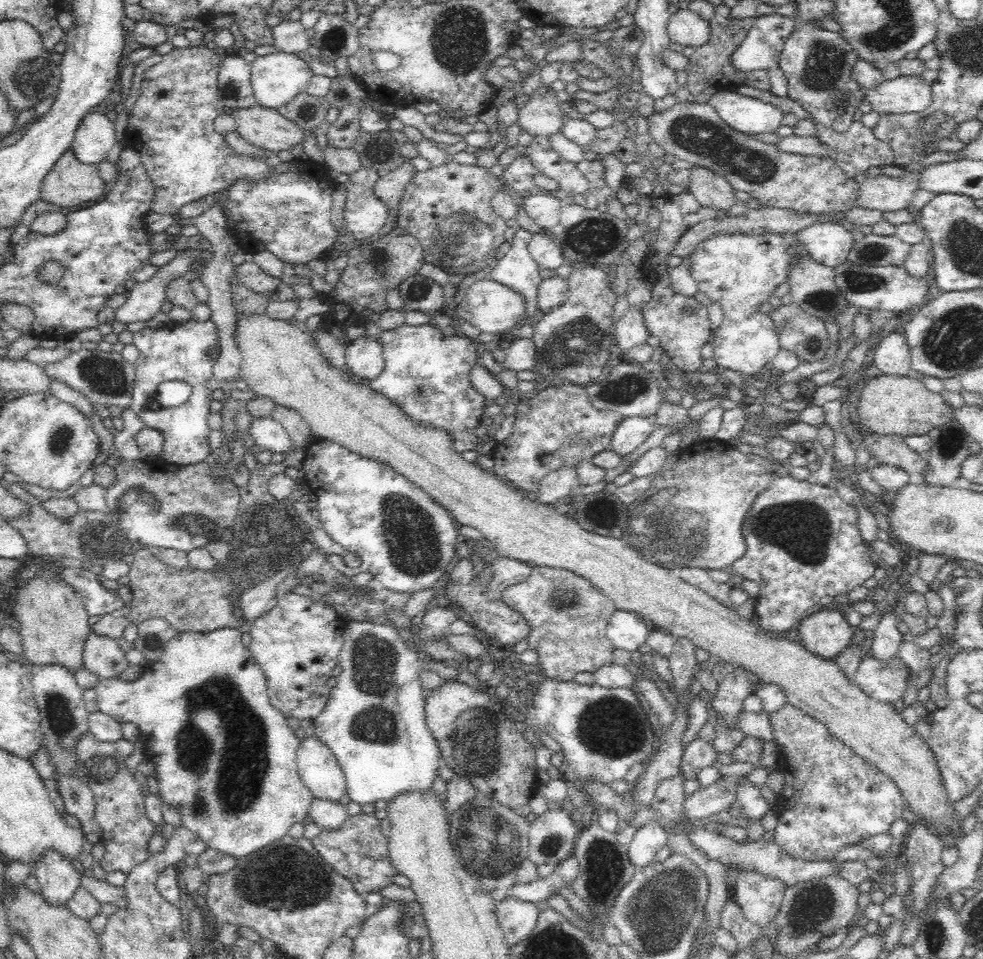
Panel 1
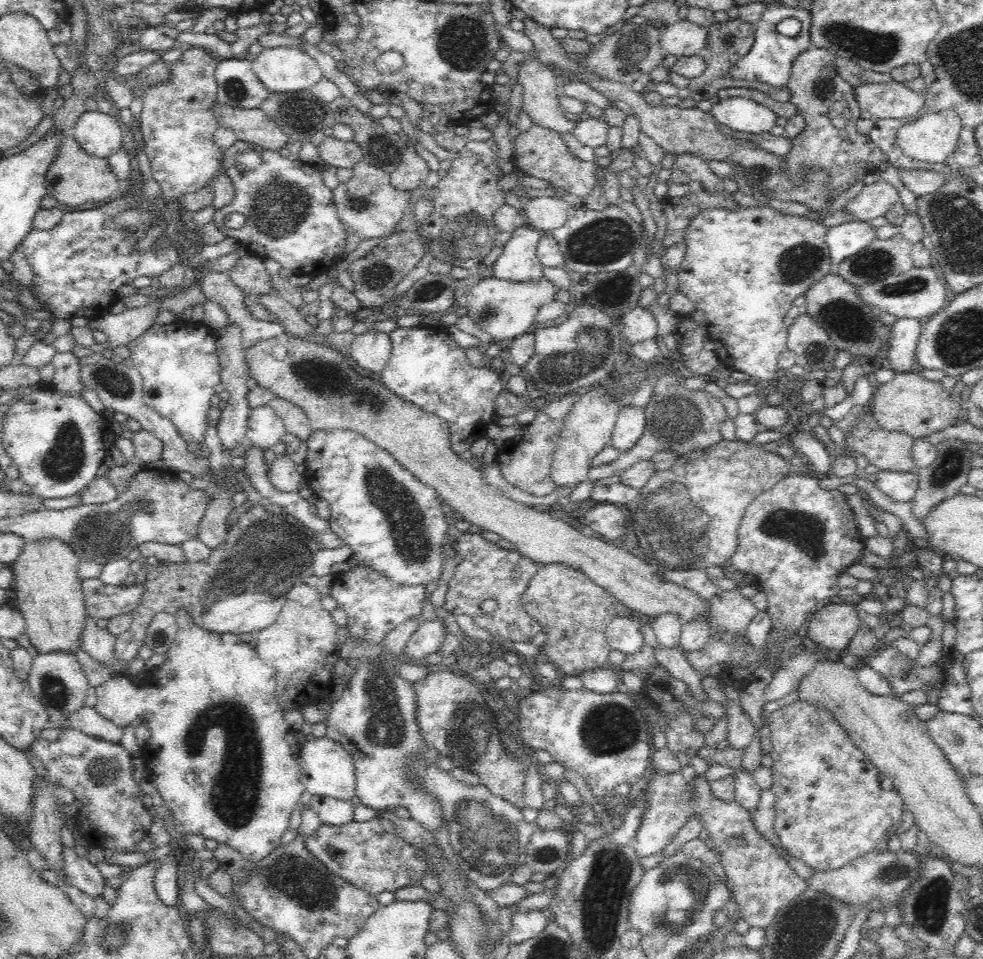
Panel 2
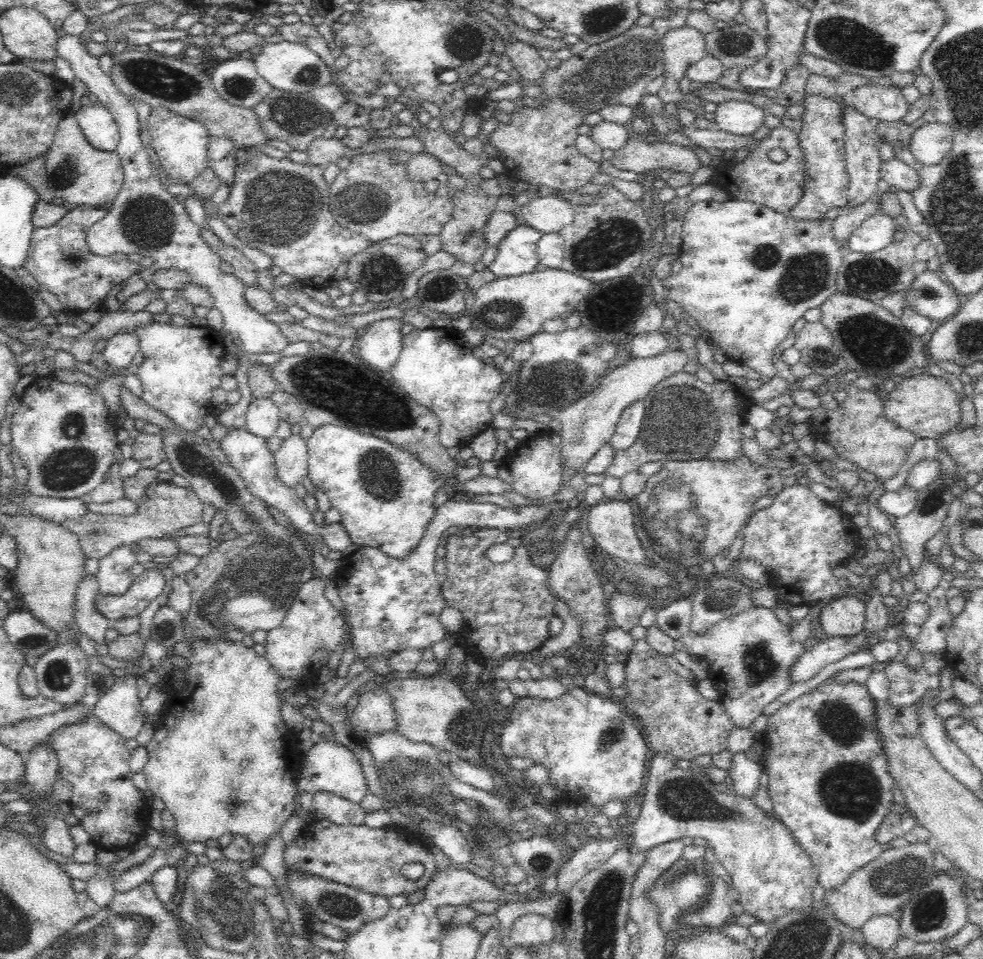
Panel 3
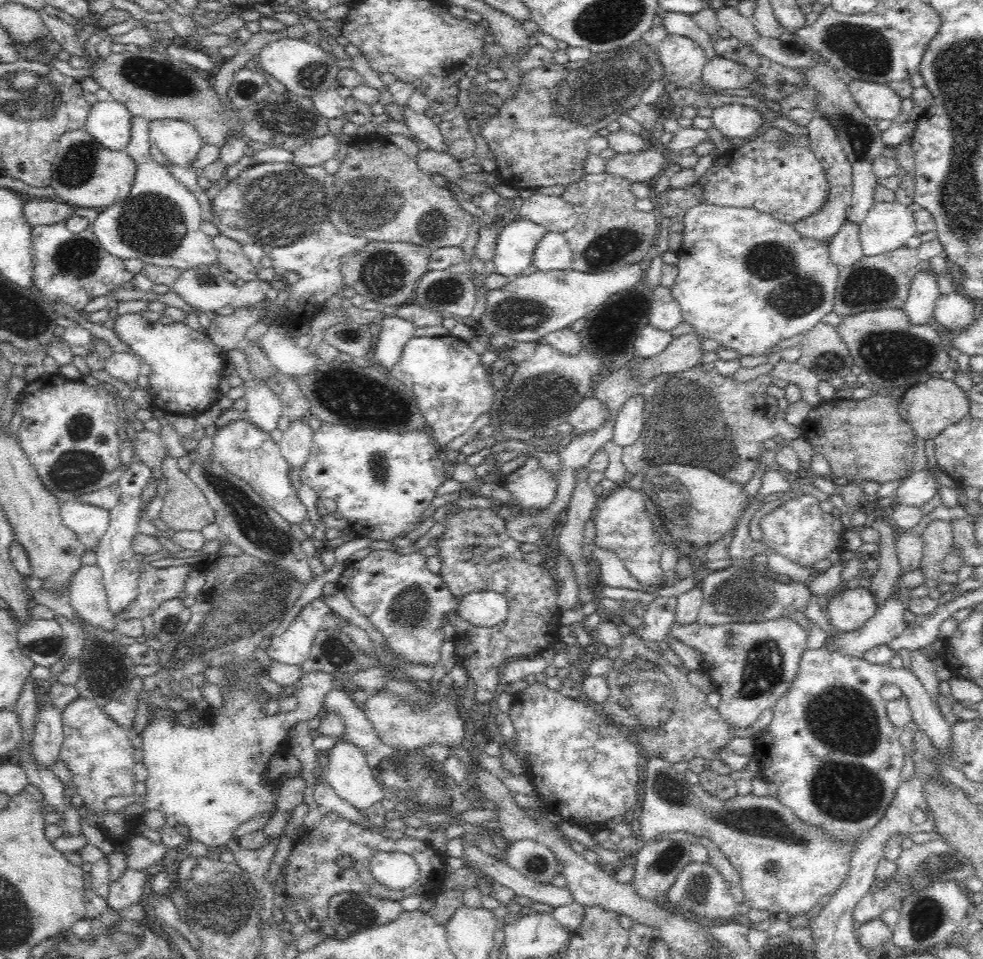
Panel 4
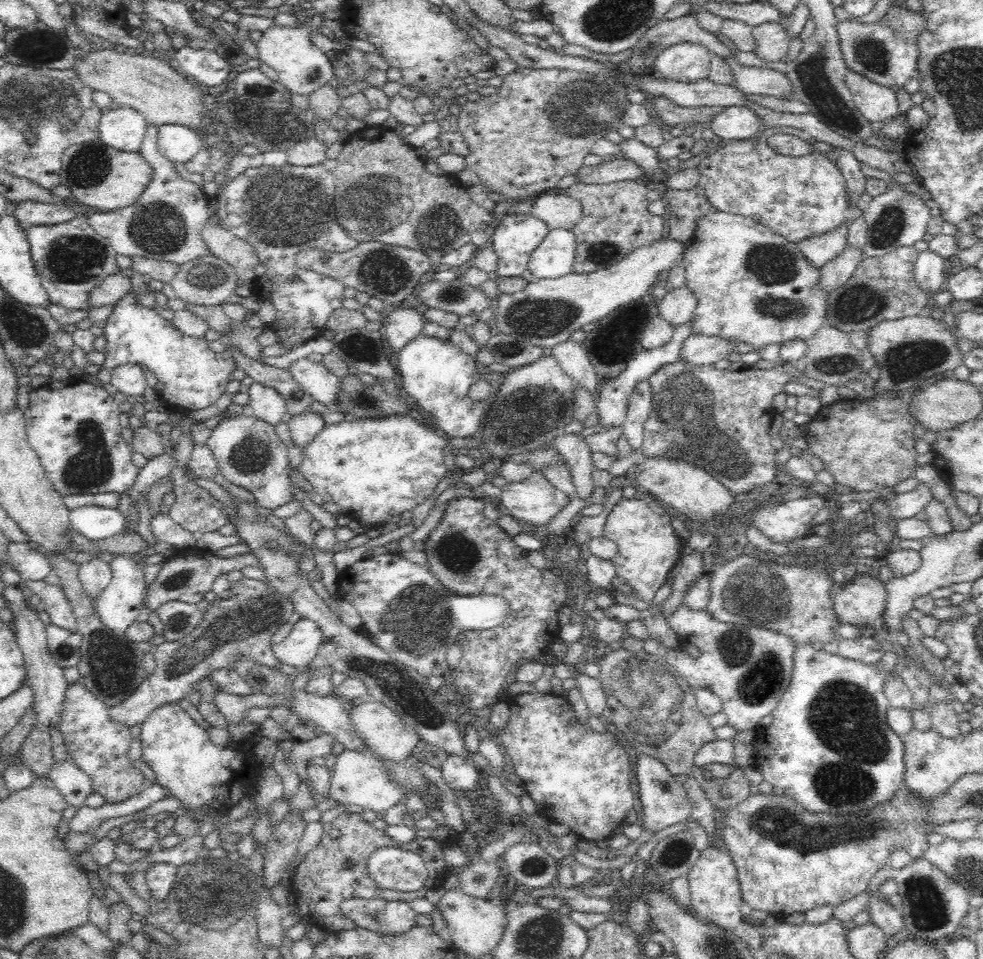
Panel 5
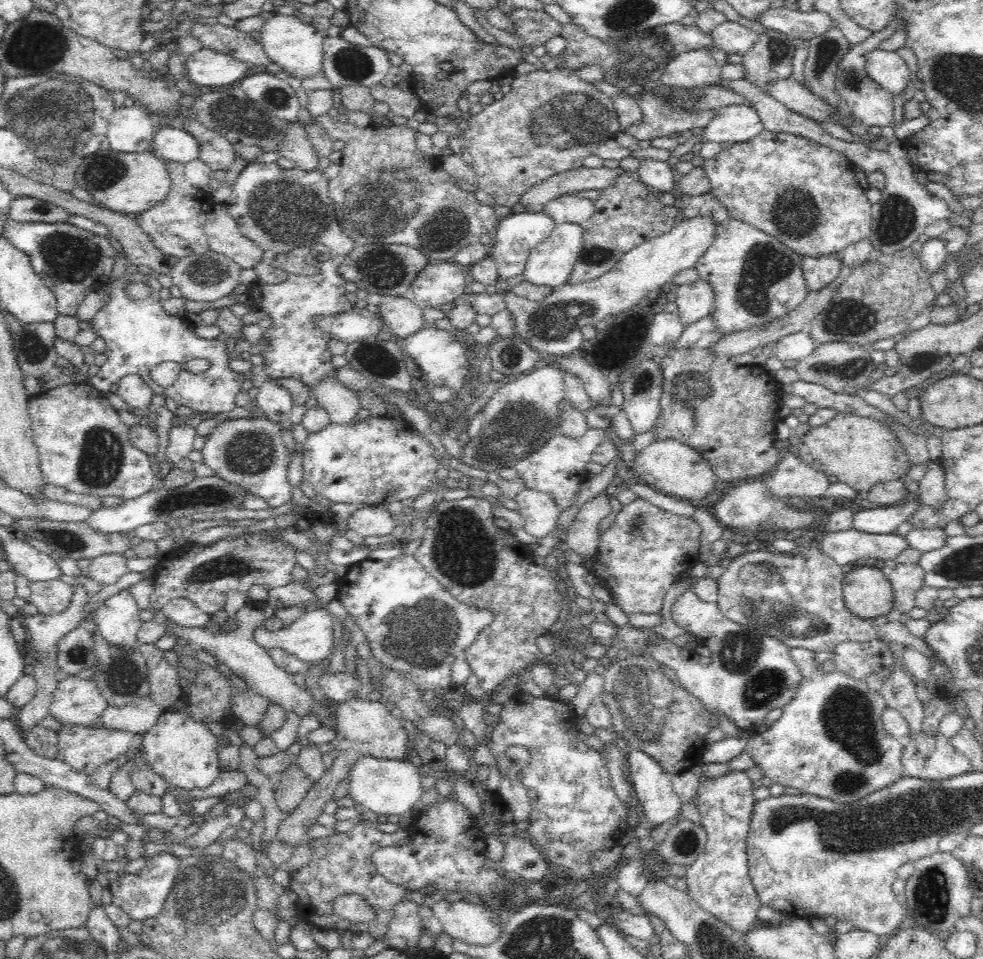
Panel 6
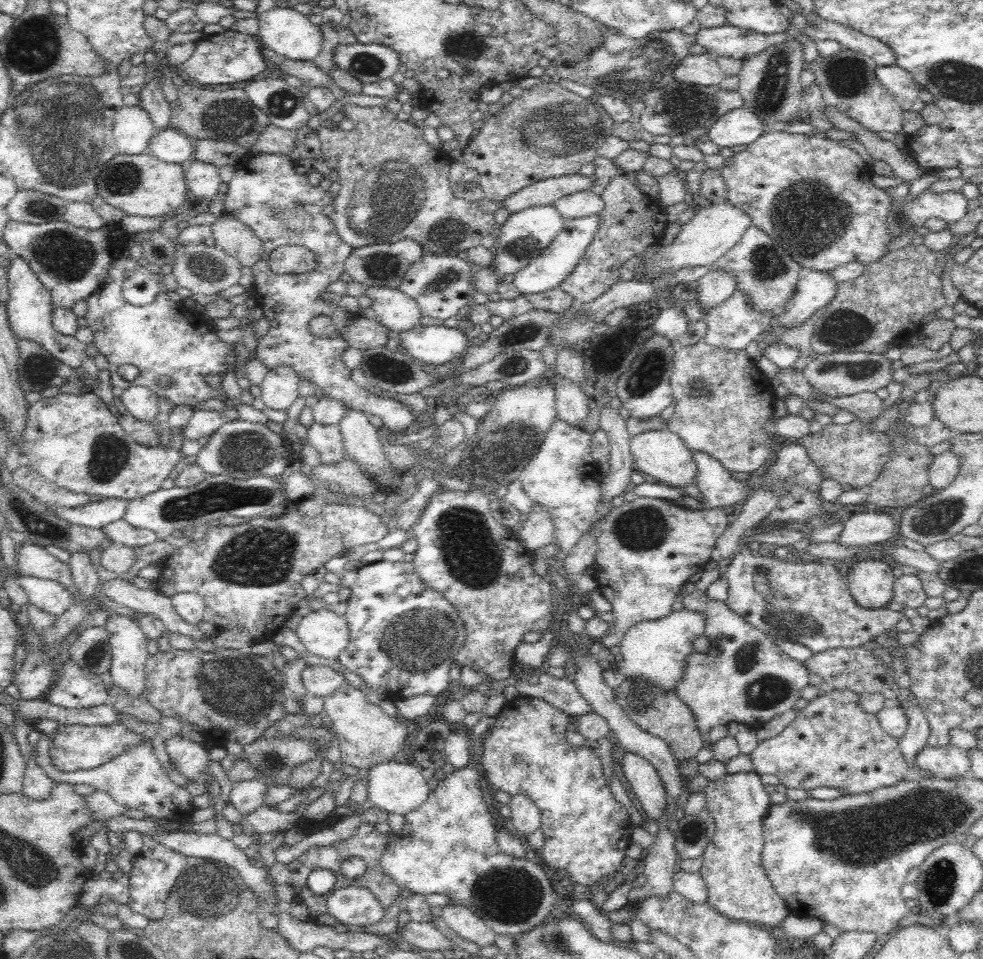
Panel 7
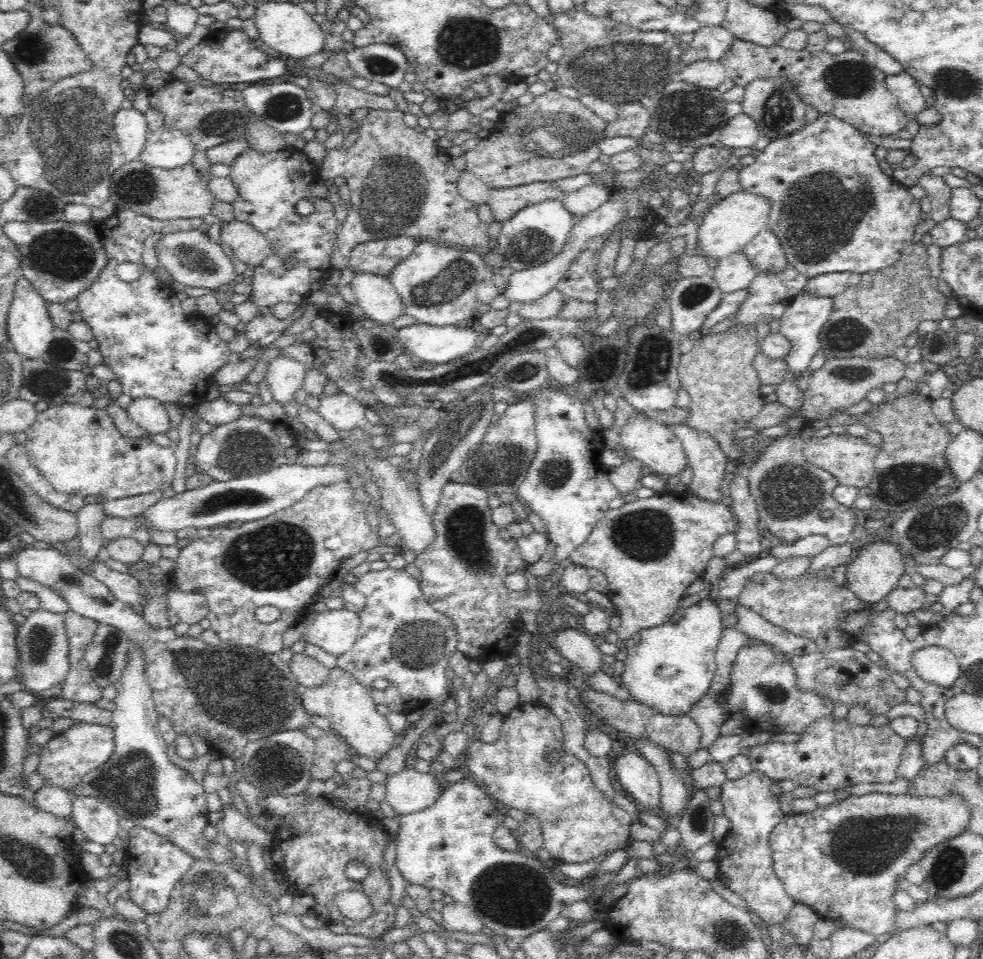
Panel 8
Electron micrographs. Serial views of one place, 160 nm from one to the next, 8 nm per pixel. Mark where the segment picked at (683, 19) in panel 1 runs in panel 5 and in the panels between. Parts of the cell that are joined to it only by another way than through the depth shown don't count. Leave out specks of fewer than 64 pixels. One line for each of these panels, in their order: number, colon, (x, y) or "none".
2: (683, 39)
3: (683, 47)
4: (683, 61)
5: (688, 63)

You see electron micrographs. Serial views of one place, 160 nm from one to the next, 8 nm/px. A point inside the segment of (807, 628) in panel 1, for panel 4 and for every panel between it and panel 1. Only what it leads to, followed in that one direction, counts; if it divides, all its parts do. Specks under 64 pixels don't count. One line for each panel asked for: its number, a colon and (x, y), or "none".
2: (833, 627)
3: (845, 616)
4: (848, 610)

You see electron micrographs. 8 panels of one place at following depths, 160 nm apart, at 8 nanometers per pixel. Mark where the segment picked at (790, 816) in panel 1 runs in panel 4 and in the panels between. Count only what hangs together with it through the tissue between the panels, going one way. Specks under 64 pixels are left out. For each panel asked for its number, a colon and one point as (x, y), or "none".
2: (832, 805)
3: (830, 784)
4: (836, 760)

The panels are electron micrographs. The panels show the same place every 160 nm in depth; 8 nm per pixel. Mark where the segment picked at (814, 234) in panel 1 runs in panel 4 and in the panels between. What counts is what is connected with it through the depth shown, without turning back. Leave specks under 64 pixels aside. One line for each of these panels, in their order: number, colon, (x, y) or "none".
2: (846, 239)
3: (877, 231)
4: (889, 225)

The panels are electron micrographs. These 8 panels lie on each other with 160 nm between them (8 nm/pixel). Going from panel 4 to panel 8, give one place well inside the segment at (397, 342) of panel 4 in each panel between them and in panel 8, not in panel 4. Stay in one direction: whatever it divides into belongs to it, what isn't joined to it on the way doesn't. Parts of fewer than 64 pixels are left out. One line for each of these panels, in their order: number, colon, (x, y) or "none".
5: (401, 325)
6: (402, 317)
7: (396, 311)
8: (375, 295)

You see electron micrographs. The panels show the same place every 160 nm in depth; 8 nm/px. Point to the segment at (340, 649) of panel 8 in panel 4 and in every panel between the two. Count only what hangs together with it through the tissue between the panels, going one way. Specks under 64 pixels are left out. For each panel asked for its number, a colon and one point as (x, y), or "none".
4: (293, 647)
5: (302, 645)
6: (310, 638)
7: (324, 633)

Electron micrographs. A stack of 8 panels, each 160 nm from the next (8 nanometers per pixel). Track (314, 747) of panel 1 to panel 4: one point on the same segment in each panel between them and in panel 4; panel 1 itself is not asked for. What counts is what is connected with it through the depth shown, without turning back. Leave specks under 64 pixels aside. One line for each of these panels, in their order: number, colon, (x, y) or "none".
2: (326, 769)
3: (328, 766)
4: (349, 774)

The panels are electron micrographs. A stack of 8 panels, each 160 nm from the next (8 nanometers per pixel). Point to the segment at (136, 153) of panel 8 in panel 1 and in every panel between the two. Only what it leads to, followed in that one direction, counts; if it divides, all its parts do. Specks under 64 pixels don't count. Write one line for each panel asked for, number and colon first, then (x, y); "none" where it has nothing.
1: (94, 139)
2: (99, 134)
3: (96, 121)
4: (110, 123)
5: (124, 129)
6: (130, 130)
7: (132, 129)

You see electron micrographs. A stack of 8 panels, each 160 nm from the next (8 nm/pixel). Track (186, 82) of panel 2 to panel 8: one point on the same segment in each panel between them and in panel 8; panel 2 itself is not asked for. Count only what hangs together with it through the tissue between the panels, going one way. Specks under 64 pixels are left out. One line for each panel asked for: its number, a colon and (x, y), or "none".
3: (181, 143)
4: (178, 141)
5: (178, 143)
6: (171, 144)
7: (168, 145)
8: (167, 148)

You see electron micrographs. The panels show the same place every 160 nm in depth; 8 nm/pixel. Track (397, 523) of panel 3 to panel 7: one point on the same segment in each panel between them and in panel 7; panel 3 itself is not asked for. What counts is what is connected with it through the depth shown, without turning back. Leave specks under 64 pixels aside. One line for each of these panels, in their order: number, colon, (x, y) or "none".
4: (382, 481)
5: (372, 468)
6: (379, 461)
7: (327, 439)

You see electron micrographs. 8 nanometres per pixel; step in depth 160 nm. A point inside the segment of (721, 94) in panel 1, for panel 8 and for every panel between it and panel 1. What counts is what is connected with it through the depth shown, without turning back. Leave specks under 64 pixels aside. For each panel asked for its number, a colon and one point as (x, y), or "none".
2: (742, 114)
3: (734, 117)
4: (734, 121)
5: (736, 123)
6: (736, 124)
7: (740, 127)
8: (741, 131)

